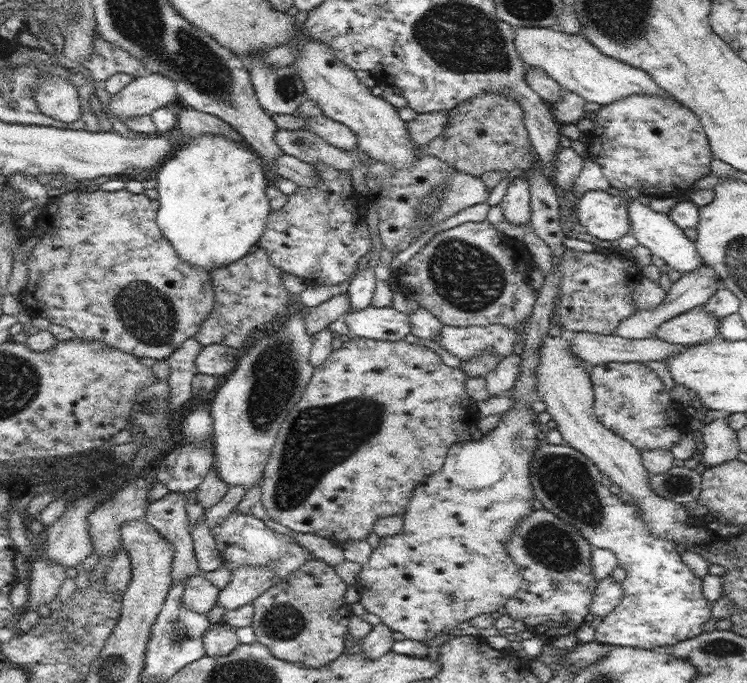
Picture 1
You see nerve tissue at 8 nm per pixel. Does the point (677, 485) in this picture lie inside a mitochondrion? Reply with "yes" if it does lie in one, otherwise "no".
yes

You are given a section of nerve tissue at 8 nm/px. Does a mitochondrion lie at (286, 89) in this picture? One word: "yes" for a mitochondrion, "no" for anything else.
yes

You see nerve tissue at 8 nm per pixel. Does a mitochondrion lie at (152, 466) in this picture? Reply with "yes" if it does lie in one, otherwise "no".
no

